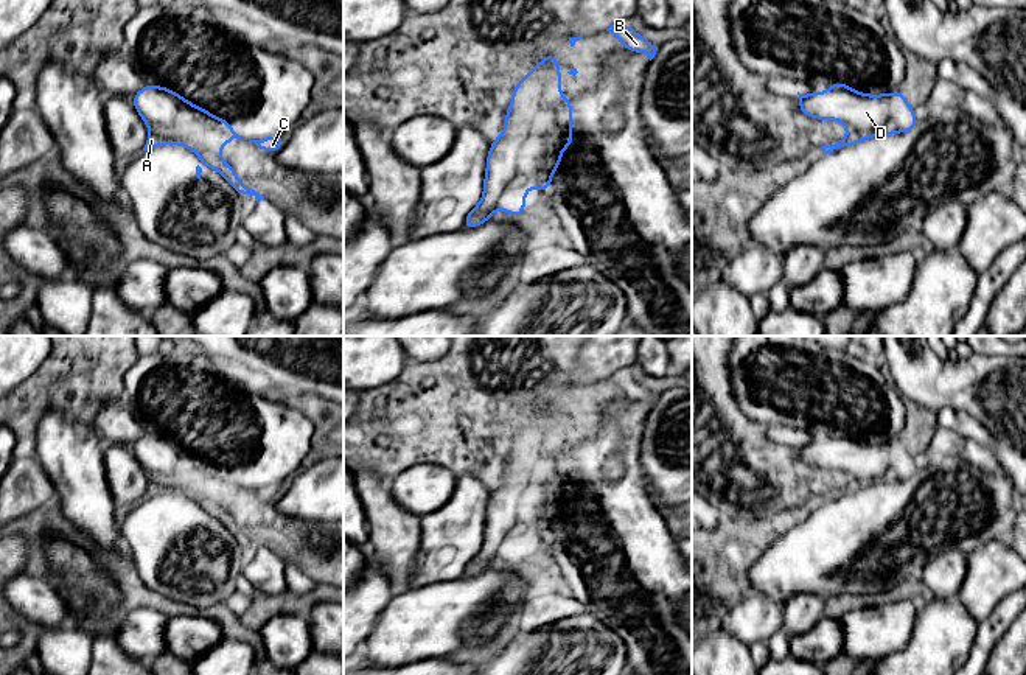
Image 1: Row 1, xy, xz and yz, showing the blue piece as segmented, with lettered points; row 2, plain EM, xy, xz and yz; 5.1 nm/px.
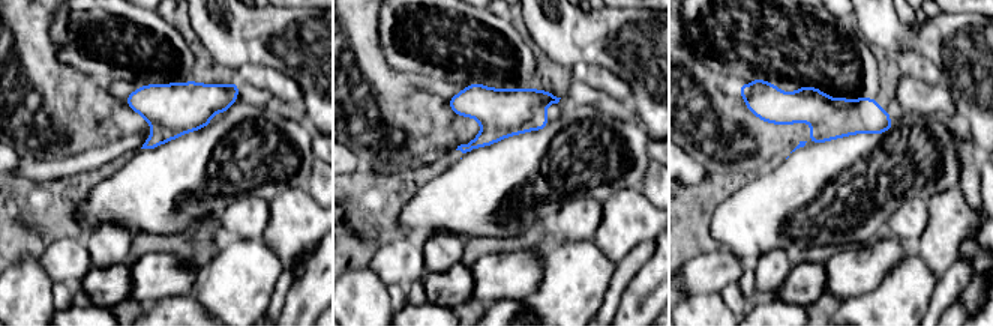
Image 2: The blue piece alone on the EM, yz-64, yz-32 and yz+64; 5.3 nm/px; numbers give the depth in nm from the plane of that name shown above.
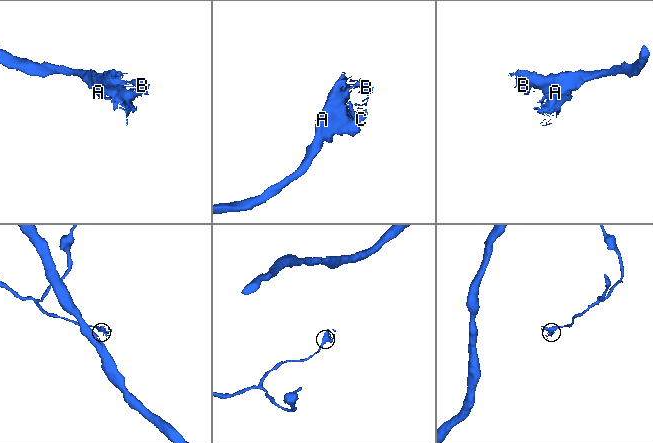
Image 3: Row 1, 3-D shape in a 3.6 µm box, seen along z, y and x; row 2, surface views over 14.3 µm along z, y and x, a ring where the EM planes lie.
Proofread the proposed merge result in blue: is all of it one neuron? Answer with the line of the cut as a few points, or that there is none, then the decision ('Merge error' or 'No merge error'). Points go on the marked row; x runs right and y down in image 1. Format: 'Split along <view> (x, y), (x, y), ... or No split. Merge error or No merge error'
No split. No merge error

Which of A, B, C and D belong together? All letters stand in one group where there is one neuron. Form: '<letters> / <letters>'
A B C D

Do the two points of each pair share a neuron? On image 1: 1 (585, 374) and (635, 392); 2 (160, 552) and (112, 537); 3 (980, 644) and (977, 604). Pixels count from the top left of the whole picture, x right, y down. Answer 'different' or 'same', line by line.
1: same
2: different
3: different

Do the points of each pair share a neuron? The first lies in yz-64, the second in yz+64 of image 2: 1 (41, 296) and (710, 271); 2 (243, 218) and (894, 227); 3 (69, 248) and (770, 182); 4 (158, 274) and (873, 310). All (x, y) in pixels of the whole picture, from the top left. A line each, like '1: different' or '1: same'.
1: different
2: same
3: different
4: different

